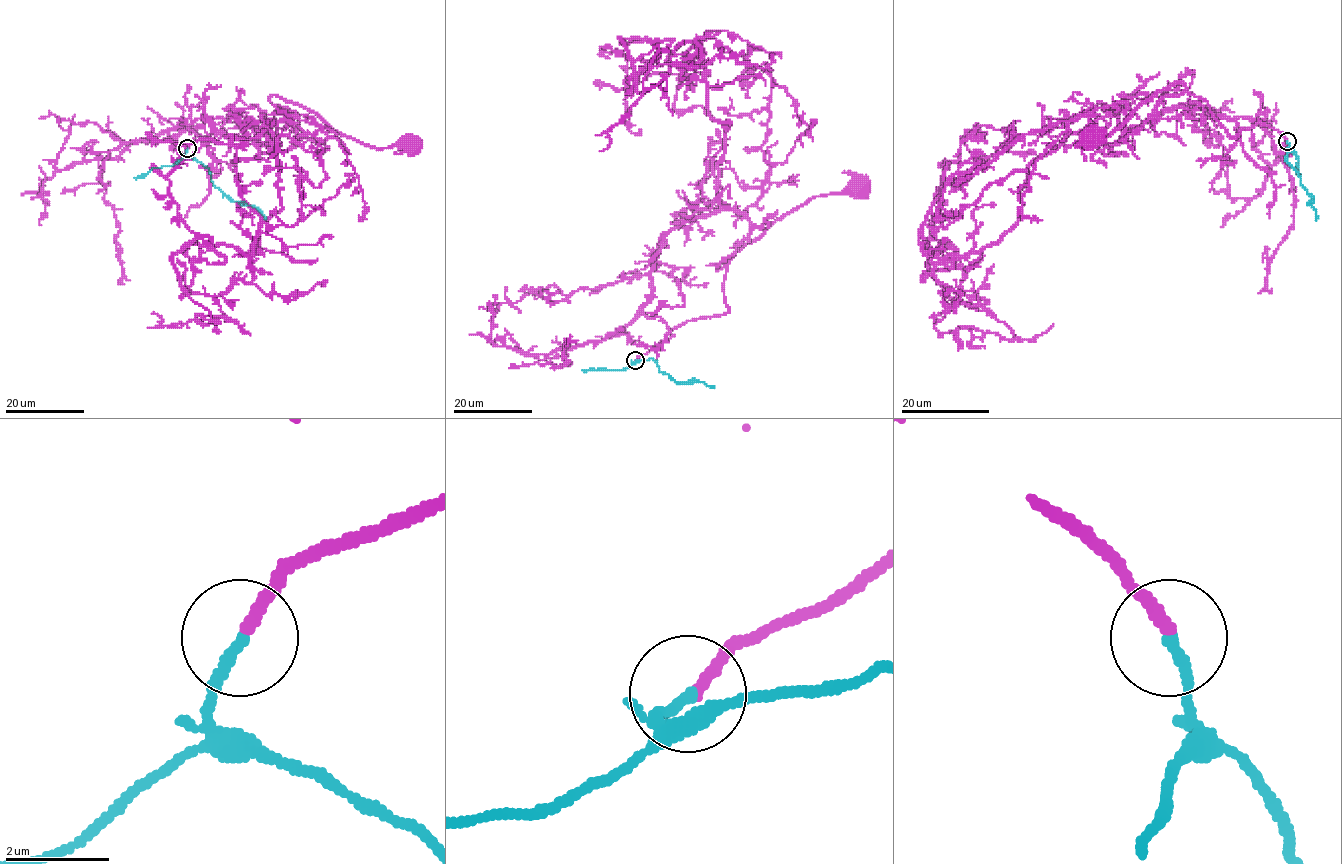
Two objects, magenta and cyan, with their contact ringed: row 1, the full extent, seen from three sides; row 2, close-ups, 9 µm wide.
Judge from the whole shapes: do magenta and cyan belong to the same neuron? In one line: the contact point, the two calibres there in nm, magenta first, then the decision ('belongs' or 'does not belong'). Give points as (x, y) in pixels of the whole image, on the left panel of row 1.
place (187, 148); calibres 240 and 220 nm; belongs

